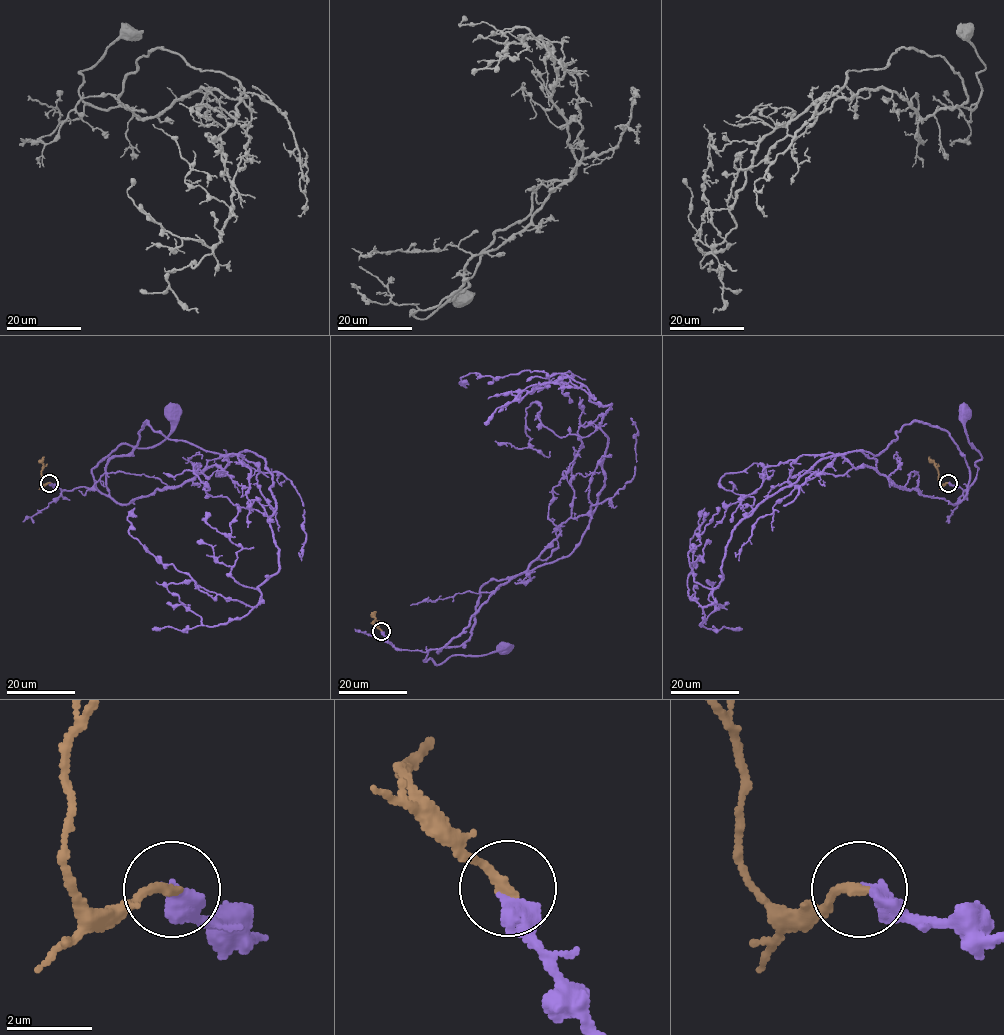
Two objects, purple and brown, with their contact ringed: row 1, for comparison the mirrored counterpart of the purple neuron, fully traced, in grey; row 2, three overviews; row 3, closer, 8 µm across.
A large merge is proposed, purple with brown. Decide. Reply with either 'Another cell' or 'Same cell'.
Same cell

